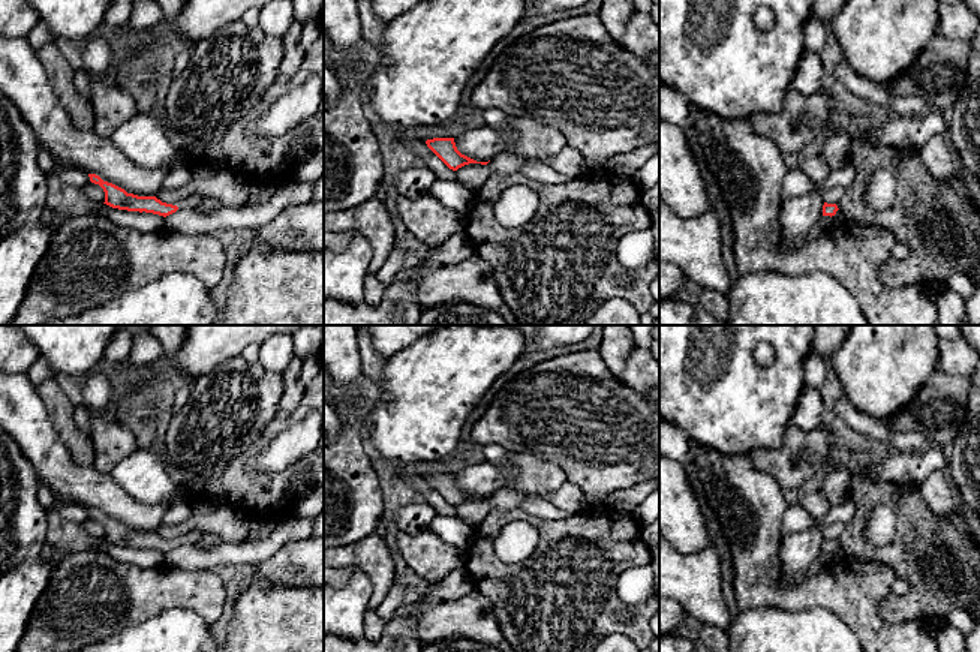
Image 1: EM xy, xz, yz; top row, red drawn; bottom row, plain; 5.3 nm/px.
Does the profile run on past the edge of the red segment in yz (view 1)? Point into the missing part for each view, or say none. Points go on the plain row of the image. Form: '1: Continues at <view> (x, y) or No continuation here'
1: No continuation here

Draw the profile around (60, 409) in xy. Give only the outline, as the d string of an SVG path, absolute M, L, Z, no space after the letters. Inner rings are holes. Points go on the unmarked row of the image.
M51 378L42 382L37 385L37 393L57 435L67 447L72 459L82 468L93 468L94 445L91 436L76 426L73 420L73 405L61 391L58 379Z

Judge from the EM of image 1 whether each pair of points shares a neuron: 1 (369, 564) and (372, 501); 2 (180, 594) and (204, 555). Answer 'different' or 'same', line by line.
1: different
2: different

